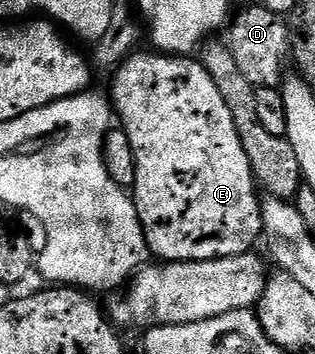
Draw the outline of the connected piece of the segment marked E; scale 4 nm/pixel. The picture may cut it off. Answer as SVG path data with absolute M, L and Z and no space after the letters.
M159 52L152 54L133 53L121 61L116 74L112 78L112 94L110 101L114 107L115 117L119 125L130 136L130 148L134 148L134 160L136 161L136 184L134 187L134 201L138 220L144 229L146 244L157 259L164 262L209 262L215 258L233 258L239 254L249 253L252 246L262 238L264 225L260 215L261 195L258 192L258 183L252 174L250 160L242 148L242 140L238 136L238 128L234 128L234 116L230 116L230 108L226 108L226 100L222 100L222 92L218 92L218 84L210 80L210 72L195 57L169 56Z

